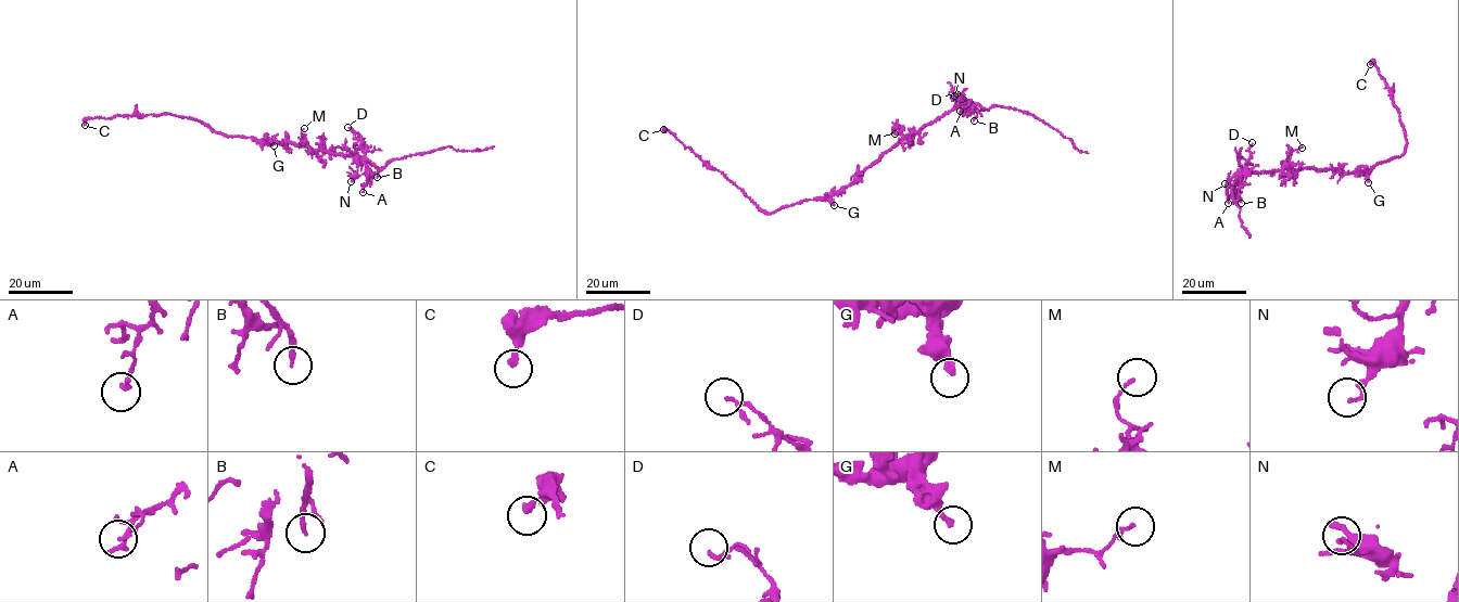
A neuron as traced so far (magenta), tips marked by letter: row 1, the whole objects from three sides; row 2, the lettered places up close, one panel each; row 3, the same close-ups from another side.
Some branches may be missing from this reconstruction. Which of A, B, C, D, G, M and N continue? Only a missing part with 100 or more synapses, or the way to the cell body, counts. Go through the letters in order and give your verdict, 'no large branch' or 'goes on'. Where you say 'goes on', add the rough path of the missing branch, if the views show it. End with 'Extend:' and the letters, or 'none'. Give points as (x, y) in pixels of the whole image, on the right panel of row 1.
A: no large branch
B: no large branch
C: no large branch
D: no large branch
G: no large branch
M: no large branch
N: no large branch
Extend: none

